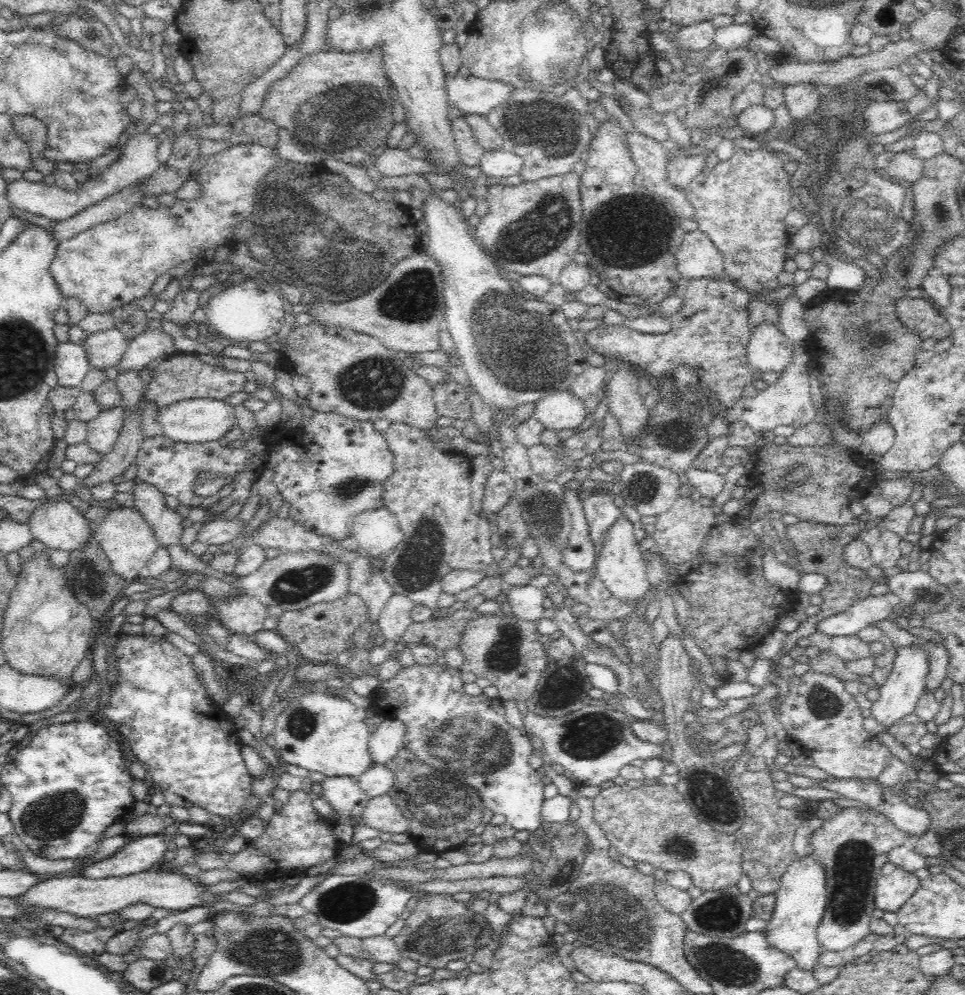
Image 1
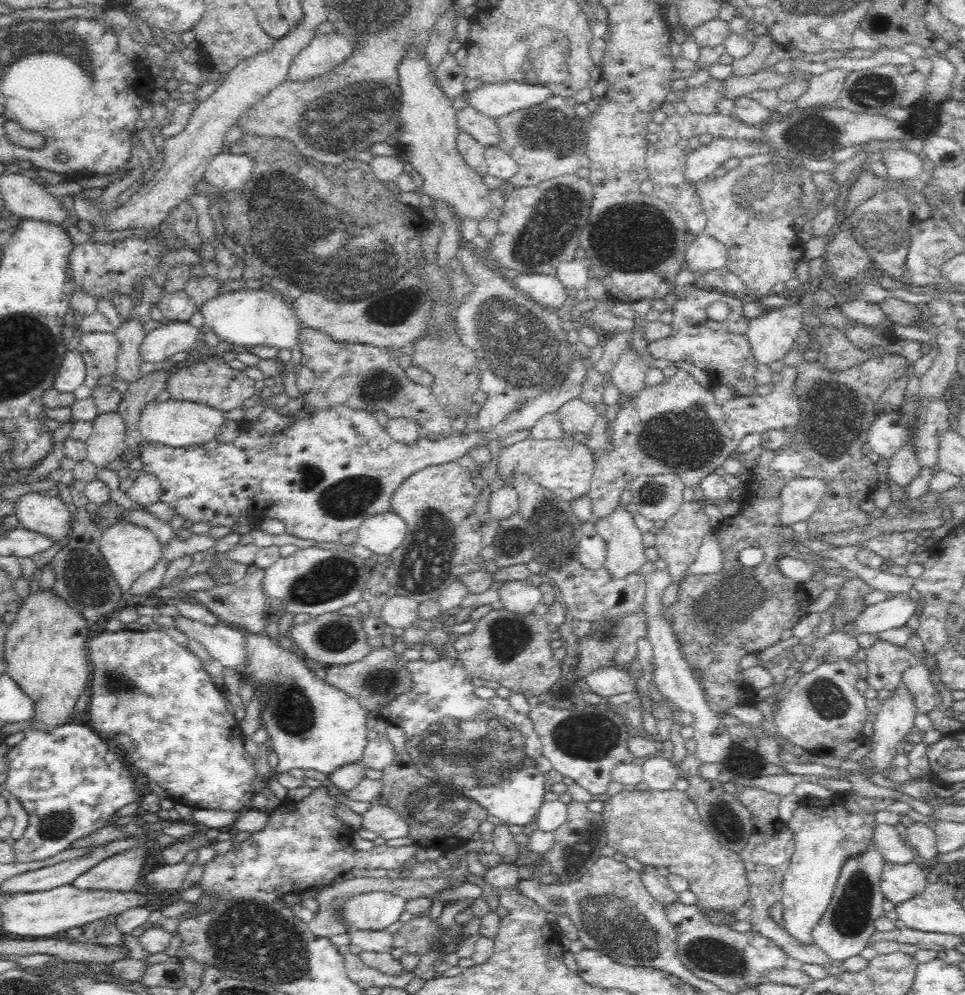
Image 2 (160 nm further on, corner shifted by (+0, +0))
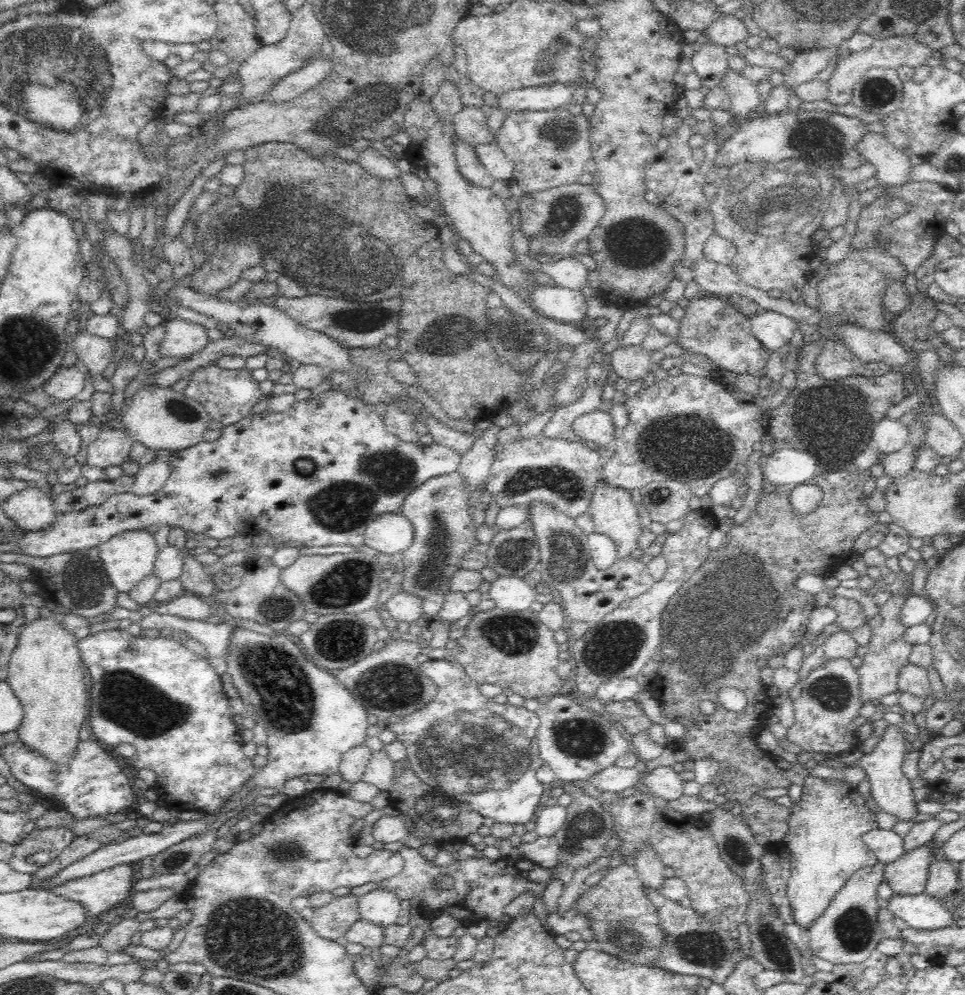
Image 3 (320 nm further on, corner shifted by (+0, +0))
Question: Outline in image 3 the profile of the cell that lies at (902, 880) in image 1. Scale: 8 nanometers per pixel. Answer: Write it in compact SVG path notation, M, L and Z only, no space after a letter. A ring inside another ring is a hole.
M933 839L924 846L905 853L899 860L885 865L884 879L890 881L892 891L898 895L925 893L930 868L934 861L943 859L942 847Z

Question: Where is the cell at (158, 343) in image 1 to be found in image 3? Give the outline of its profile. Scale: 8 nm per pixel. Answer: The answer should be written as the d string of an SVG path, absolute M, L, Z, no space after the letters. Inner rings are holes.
M172 319L166 324L166 334L161 347L156 348L156 356L192 356L199 353L210 342L207 331L205 326L197 322Z

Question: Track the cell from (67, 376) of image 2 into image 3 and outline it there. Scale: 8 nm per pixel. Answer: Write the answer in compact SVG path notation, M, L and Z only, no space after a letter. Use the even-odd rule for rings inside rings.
M60 367L42 388L50 399L59 404L82 393L85 388L85 375L77 367Z

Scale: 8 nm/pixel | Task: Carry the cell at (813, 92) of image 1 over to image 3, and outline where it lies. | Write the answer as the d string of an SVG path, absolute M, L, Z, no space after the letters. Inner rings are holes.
M889 36L876 39L874 45L868 49L859 52L850 53L838 64L836 71L832 73L828 84L830 87L828 102L836 106L850 104L853 101L853 90L856 83L864 78L865 74L872 69L892 68L896 69L902 66L917 69L920 66L928 64L929 60L935 58L934 49L922 44L922 42L911 36Z

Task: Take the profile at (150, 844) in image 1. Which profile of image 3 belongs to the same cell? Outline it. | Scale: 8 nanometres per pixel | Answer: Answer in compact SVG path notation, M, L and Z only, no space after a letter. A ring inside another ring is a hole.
M122 864L91 876L64 882L50 892L83 907L87 923L106 914L125 900L132 891L133 864Z

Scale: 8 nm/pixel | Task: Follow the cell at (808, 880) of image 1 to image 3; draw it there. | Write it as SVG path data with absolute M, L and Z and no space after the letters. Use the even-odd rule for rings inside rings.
M809 774L803 776L803 791L800 800L791 809L789 833L782 844L790 854L788 881L788 899L794 911L794 921L802 928L808 929L811 922L817 920L832 903L834 896L854 878L854 874L862 868L870 868L879 863L878 858L866 845L863 836L871 830L878 829L874 821L875 813L866 805L857 787L837 778L816 777Z

